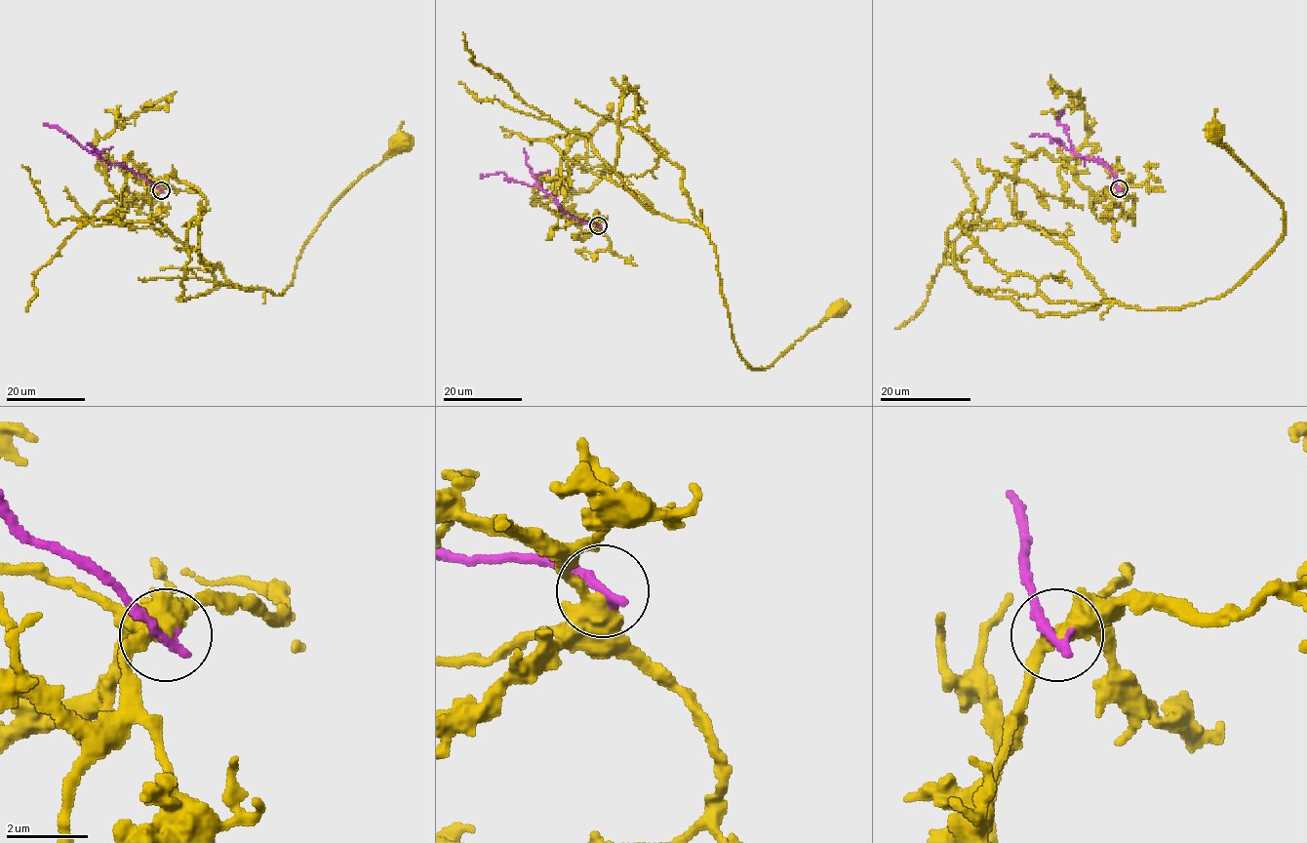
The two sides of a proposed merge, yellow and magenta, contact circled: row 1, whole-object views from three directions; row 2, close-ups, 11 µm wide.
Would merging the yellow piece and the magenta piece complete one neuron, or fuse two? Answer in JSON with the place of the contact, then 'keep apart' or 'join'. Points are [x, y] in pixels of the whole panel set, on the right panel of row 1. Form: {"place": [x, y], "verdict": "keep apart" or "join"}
{"place": [1119, 188], "verdict": "keep apart"}

